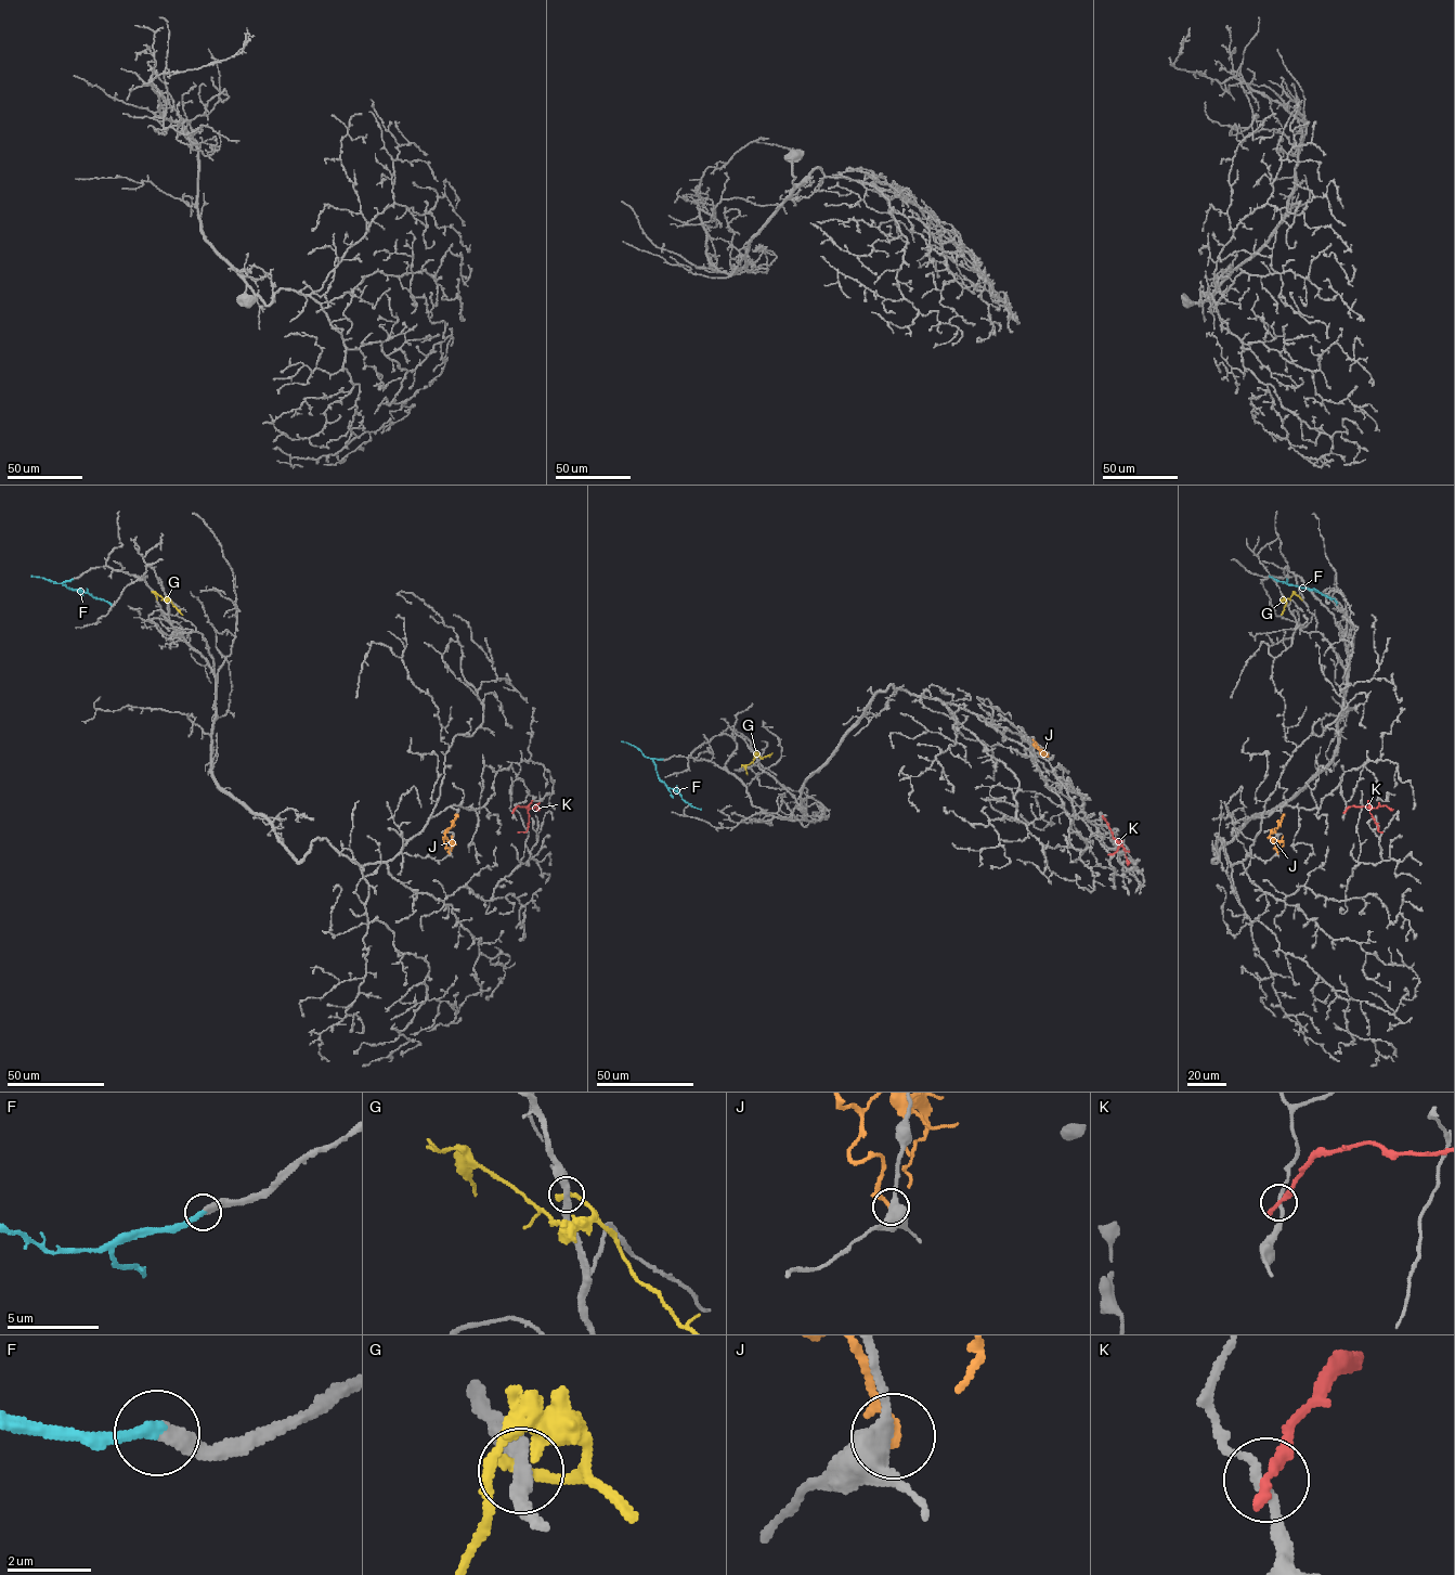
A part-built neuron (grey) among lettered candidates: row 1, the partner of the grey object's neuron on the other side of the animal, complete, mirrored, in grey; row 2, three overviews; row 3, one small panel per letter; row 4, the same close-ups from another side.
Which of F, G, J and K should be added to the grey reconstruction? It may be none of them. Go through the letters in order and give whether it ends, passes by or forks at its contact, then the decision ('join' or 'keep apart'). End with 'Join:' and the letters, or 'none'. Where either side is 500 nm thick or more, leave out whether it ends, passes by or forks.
F: it ends | join
G: it ends | keep apart
J: it ends | keep apart
K: it ends | keep apart
Join: F

